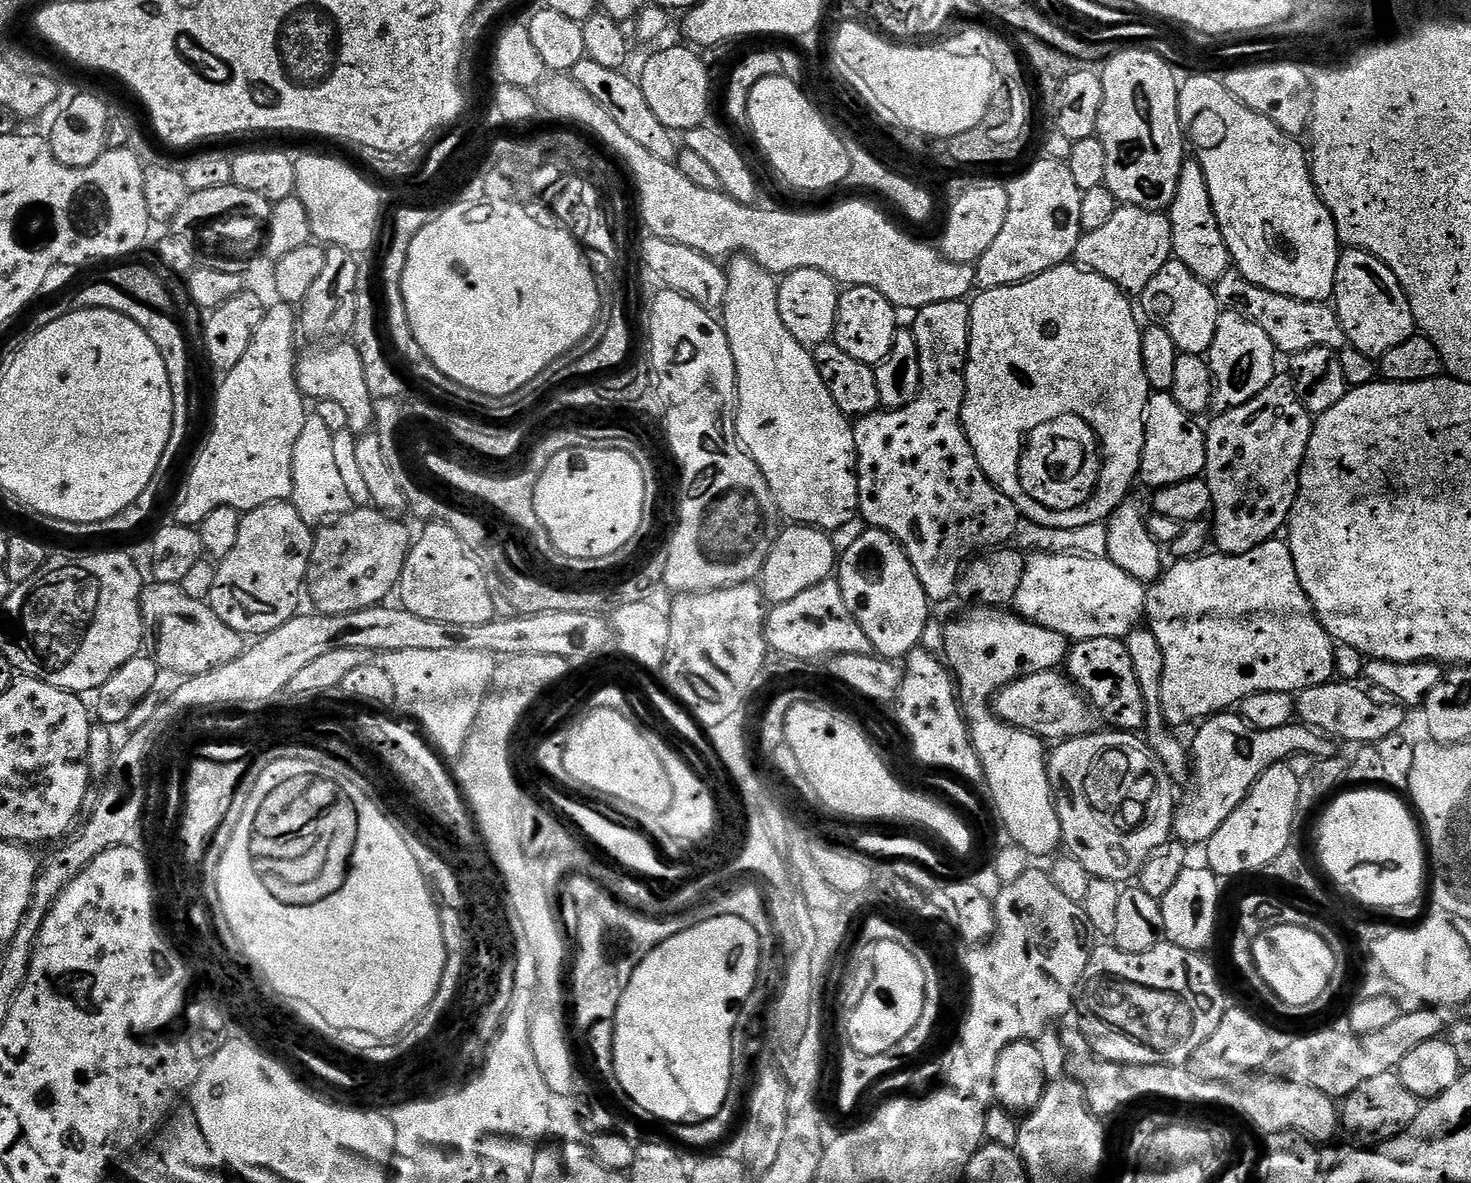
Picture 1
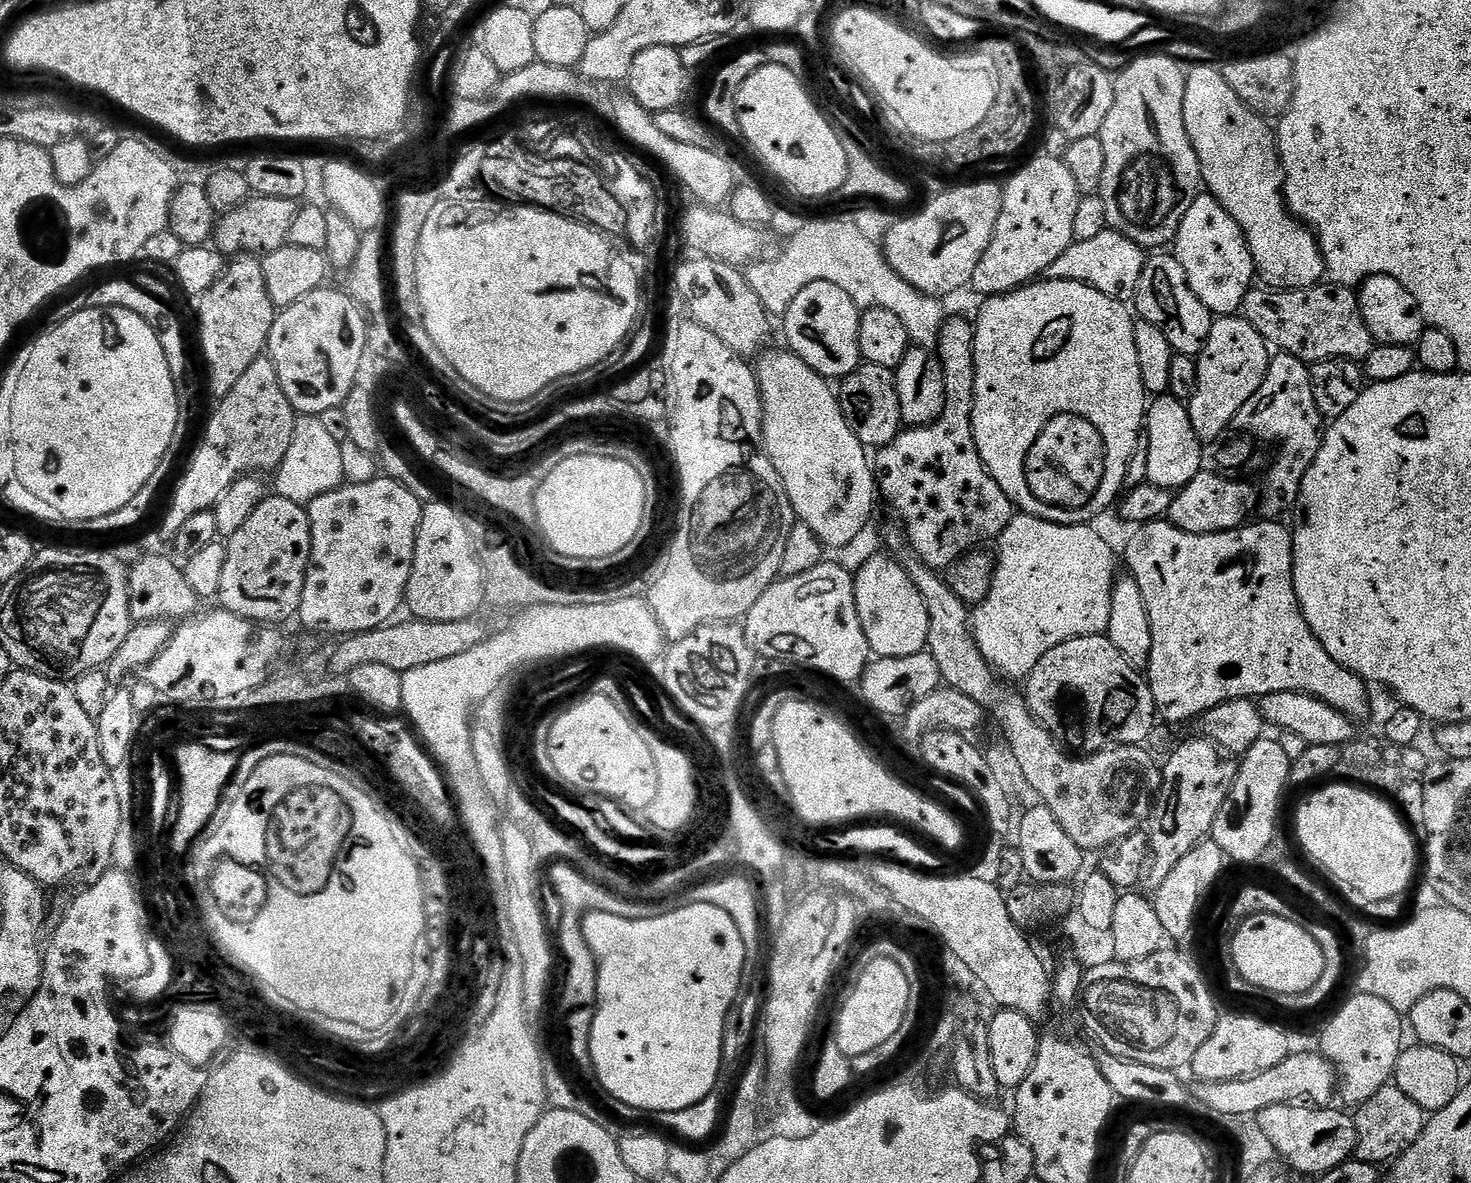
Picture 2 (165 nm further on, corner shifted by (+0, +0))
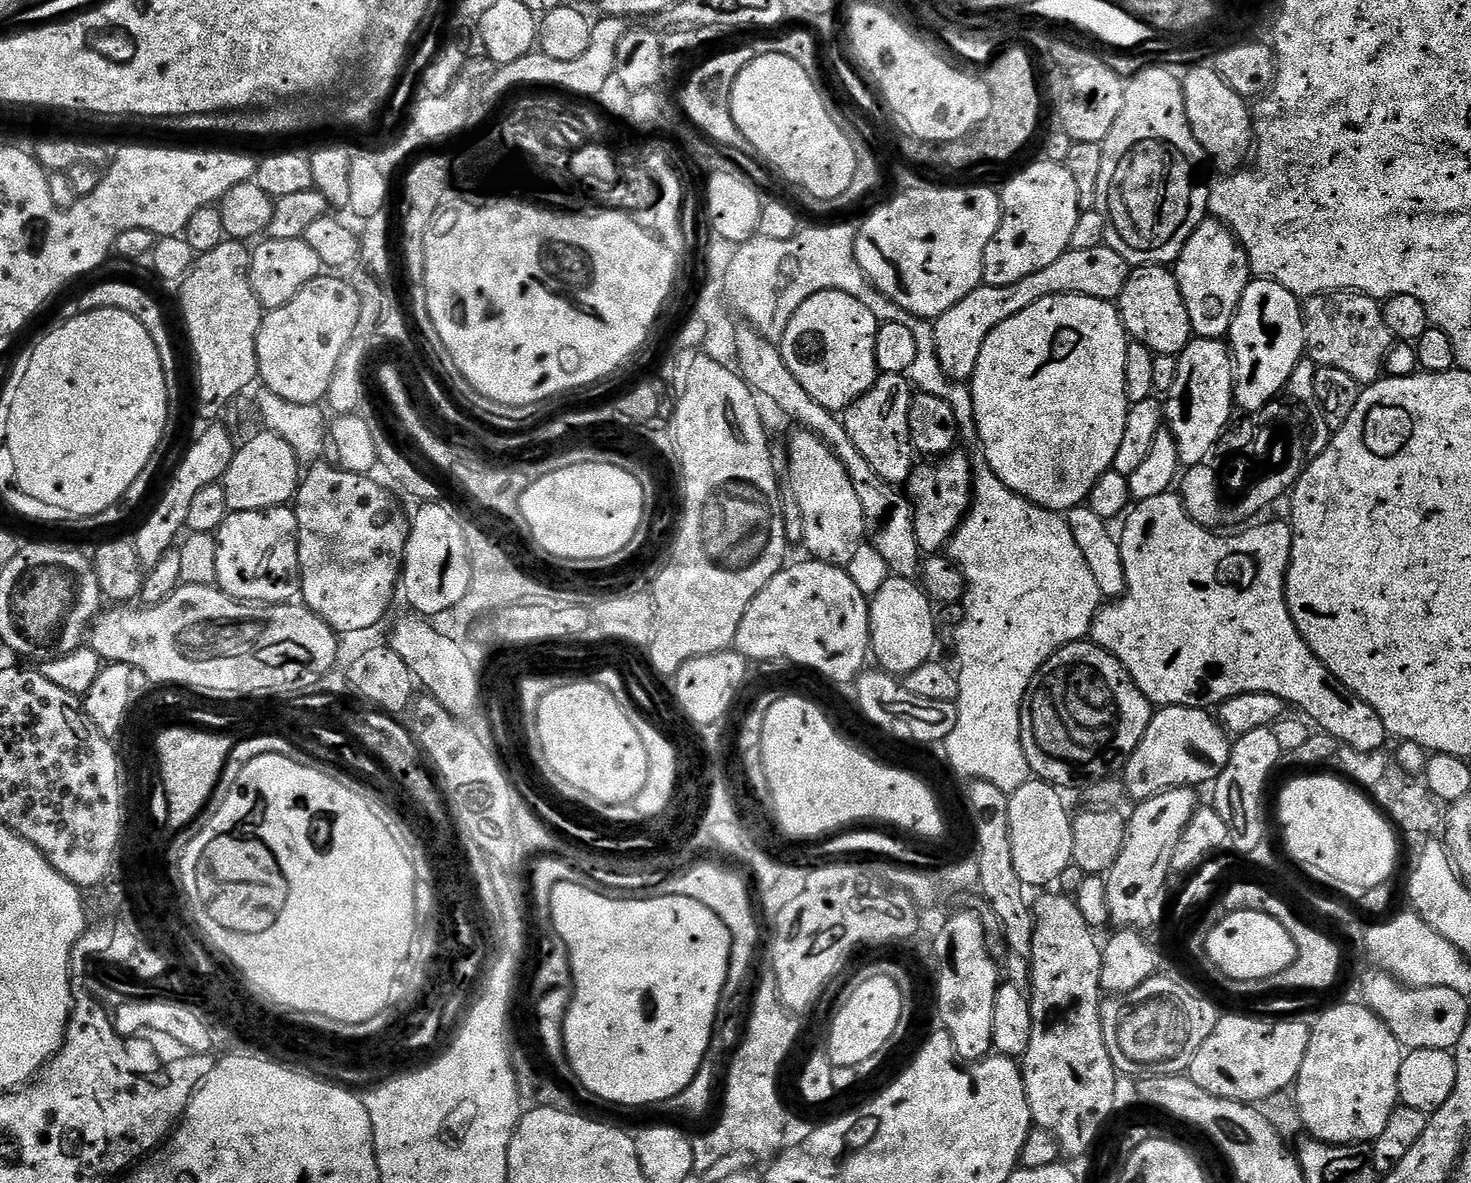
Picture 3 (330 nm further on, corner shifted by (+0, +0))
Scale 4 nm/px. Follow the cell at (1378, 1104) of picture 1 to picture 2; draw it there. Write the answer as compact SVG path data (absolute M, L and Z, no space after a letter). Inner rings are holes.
M1389 1082L1355 1109L1354 1119L1355 1159L1363 1164L1384 1166L1395 1160L1397 1156L1401 1156L1407 1148L1414 1146L1414 1142L1418 1142L1426 1123L1426 1113L1418 1106L1418 1102L1406 1098L1406 1094L1402 1094L1402 1090L1396 1087L1395 1083Z

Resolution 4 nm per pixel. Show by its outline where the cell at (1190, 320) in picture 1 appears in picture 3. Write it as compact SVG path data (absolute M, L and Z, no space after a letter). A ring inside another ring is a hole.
M1158 264L1133 267L1120 295L1118 307L1129 337L1135 343L1144 344L1154 354L1176 356L1193 339L1186 302L1182 302L1176 277L1167 267Z

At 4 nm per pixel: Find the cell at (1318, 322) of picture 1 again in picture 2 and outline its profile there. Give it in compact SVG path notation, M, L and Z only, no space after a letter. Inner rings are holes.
M1321 282L1303 290L1253 290L1244 300L1242 315L1258 330L1265 344L1305 362L1351 360L1363 362L1374 341L1360 313L1360 301L1351 287Z

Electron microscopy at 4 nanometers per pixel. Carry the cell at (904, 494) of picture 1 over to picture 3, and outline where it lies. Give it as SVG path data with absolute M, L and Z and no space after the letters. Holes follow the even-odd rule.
M953 450L931 462L920 462L913 467L906 485L907 495L914 509L914 530L921 553L936 554L947 549L952 535L972 507L972 461L969 453Z

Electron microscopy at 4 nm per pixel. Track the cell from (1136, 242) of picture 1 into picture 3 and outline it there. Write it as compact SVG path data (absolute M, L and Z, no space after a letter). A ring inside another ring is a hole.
M1094 246L1094 250L1069 248L1062 254L1062 258L1050 262L1050 266L1038 270L1038 274L1010 282L1010 286L981 283L980 287L966 294L962 302L954 302L950 310L935 317L932 329L942 368L952 380L971 381L978 366L978 354L982 354L982 346L986 338L990 338L990 330L994 330L994 326L1006 322L1006 318L1014 318L1014 314L1022 314L1026 306L1034 306L1034 302L1042 302L1042 298L1051 296L1089 296L1099 300L1119 301L1129 271L1130 265L1122 258L1122 254L1107 246Z

